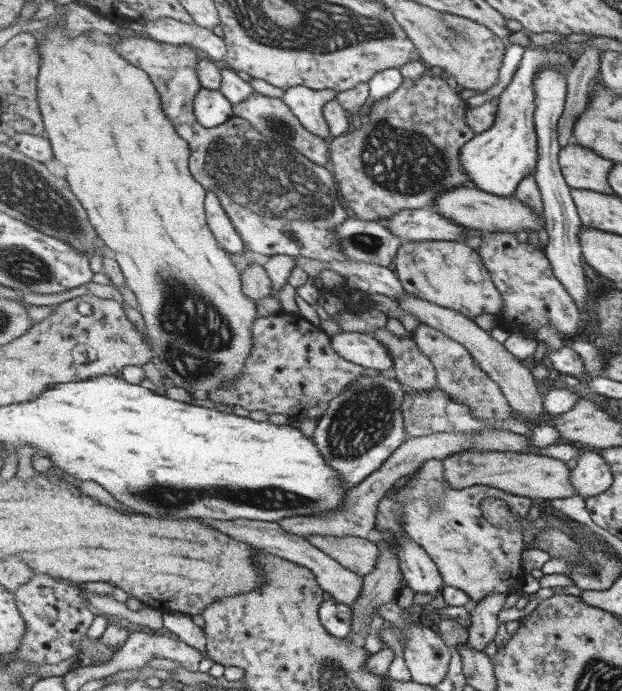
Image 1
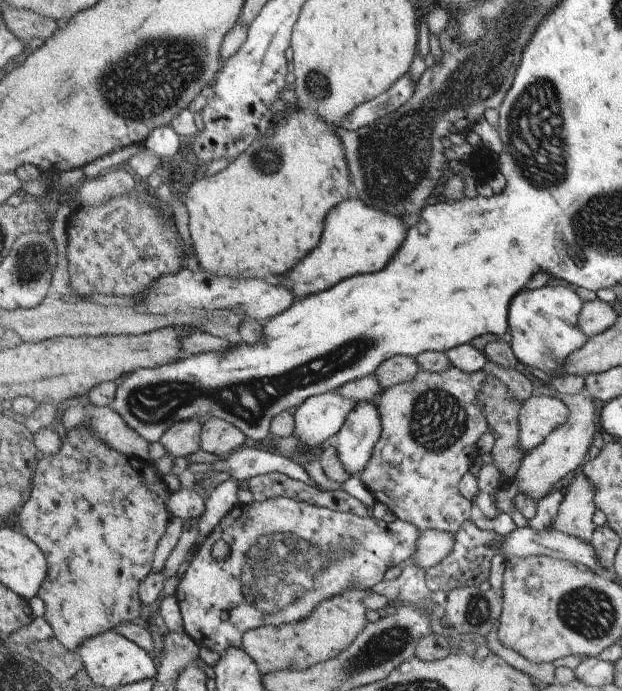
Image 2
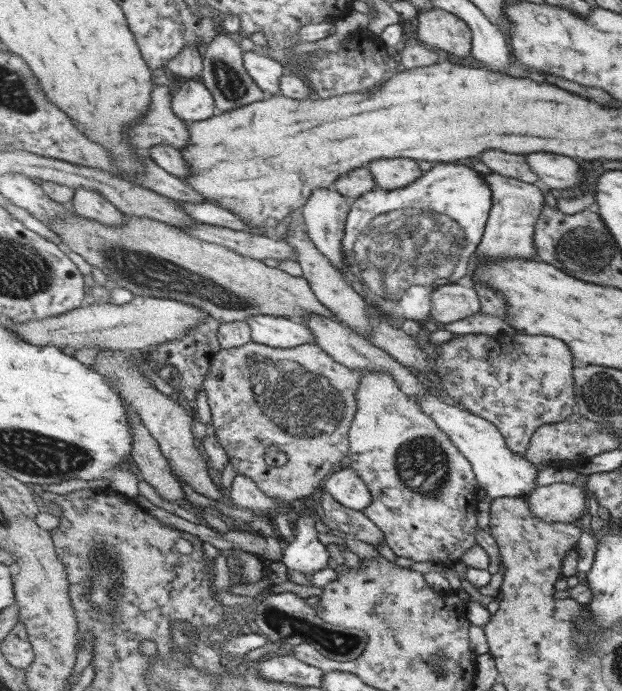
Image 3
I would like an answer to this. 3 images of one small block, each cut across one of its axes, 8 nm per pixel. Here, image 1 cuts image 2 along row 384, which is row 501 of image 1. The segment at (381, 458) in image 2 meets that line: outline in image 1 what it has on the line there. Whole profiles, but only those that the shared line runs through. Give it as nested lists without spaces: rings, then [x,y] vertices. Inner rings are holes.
[[[444,460],[425,461],[413,474],[403,478],[402,487],[394,498],[402,504],[402,523],[406,534],[427,550],[442,573],[444,584],[464,590],[473,603],[482,602],[486,596],[495,593],[521,593],[525,578],[523,568],[522,529],[501,528],[486,519],[482,504],[490,498],[505,500],[518,516],[525,517],[533,508],[534,499],[505,492],[500,488],[475,485],[469,488],[451,488],[444,475]]]

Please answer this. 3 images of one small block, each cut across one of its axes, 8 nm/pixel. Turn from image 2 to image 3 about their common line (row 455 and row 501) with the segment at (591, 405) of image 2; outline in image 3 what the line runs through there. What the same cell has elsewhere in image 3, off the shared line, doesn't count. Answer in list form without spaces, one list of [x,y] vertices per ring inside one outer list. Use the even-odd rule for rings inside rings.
[[[557,482],[537,487],[527,503],[537,517],[549,523],[579,523],[579,518],[588,510],[586,486],[577,482]]]

